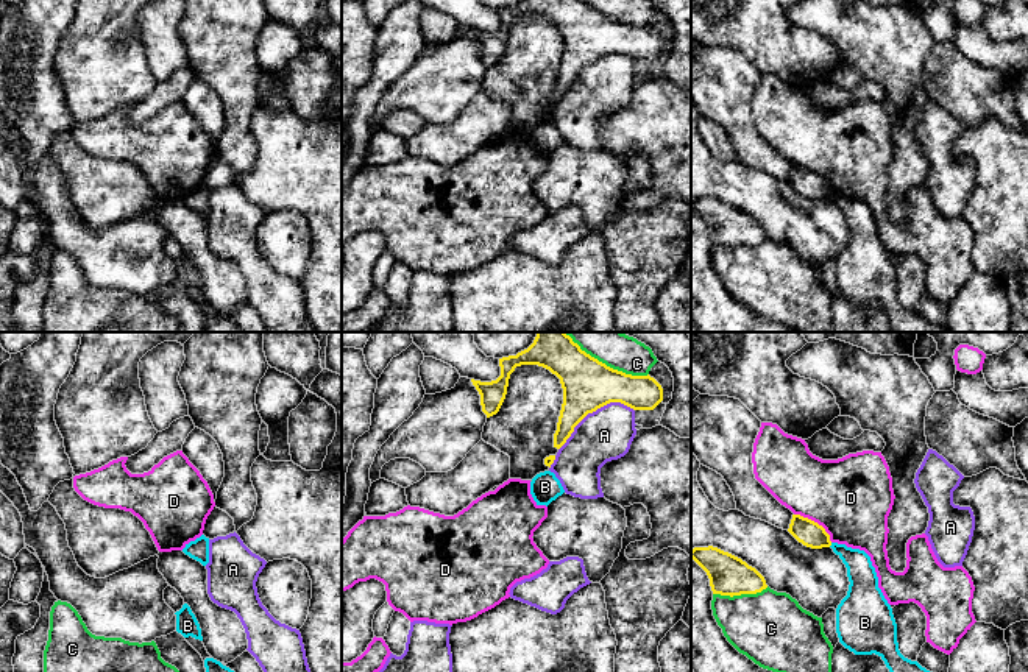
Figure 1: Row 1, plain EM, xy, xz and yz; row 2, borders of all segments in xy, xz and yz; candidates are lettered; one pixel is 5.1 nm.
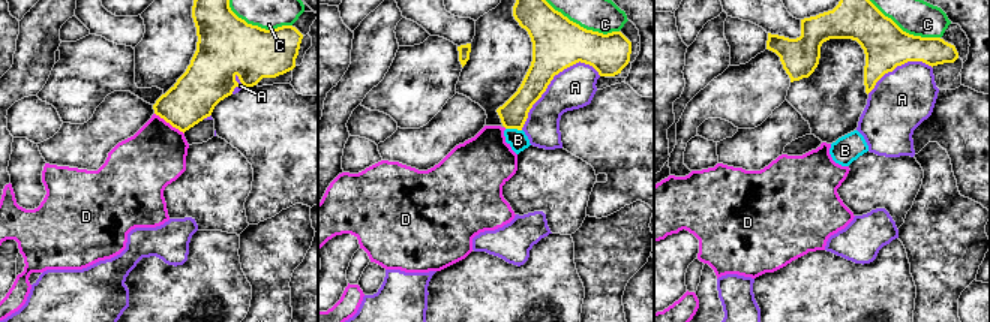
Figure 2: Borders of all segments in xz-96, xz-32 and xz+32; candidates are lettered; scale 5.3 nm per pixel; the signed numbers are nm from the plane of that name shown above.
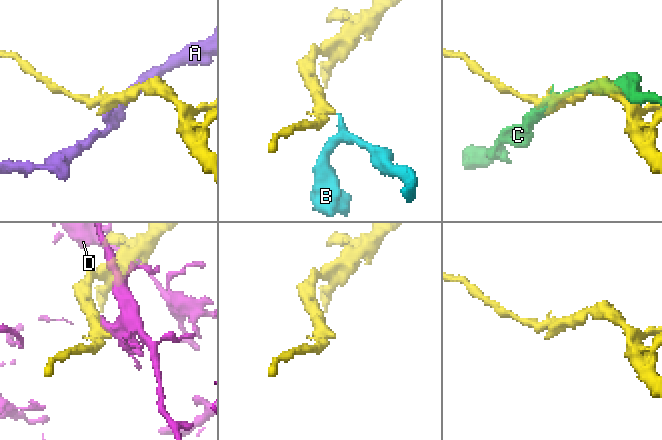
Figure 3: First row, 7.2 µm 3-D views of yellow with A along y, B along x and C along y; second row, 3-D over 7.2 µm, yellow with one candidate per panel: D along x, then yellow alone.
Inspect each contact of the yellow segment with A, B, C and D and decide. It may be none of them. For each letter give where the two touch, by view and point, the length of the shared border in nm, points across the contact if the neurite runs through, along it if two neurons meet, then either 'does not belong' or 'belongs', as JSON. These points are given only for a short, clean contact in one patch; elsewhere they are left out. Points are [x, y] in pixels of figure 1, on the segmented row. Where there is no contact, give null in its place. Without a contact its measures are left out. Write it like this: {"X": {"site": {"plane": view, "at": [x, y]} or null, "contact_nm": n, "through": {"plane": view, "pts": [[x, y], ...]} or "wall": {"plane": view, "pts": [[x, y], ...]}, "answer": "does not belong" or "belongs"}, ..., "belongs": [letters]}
{"A": {"site": {"plane": "xz", "at": [593, 410]}, "contact_nm": 440, "answer": "does not belong"}, "B": {"site": {"plane": "yz", "at": [830, 544]}, "contact_nm": 30, "wall": {"plane": "yz", "pts": [[832, 543], [829, 546]]}, "answer": "does not belong"}, "C": {"site": {"plane": "xz", "at": [604, 364]}, "contact_nm": 500, "answer": "does not belong"}, "D": {"site": {"plane": "yz", "at": [816, 523]}, "contact_nm": 240, "answer": "does not belong"}, "belongs": []}

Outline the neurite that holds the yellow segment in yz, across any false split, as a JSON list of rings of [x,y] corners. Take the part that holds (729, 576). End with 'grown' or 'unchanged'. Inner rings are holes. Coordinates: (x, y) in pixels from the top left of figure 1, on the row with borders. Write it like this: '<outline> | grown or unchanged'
[[[694,547],[691,558],[707,572],[713,594],[757,594],[767,588],[764,577],[741,558],[718,547]]] | unchanged

